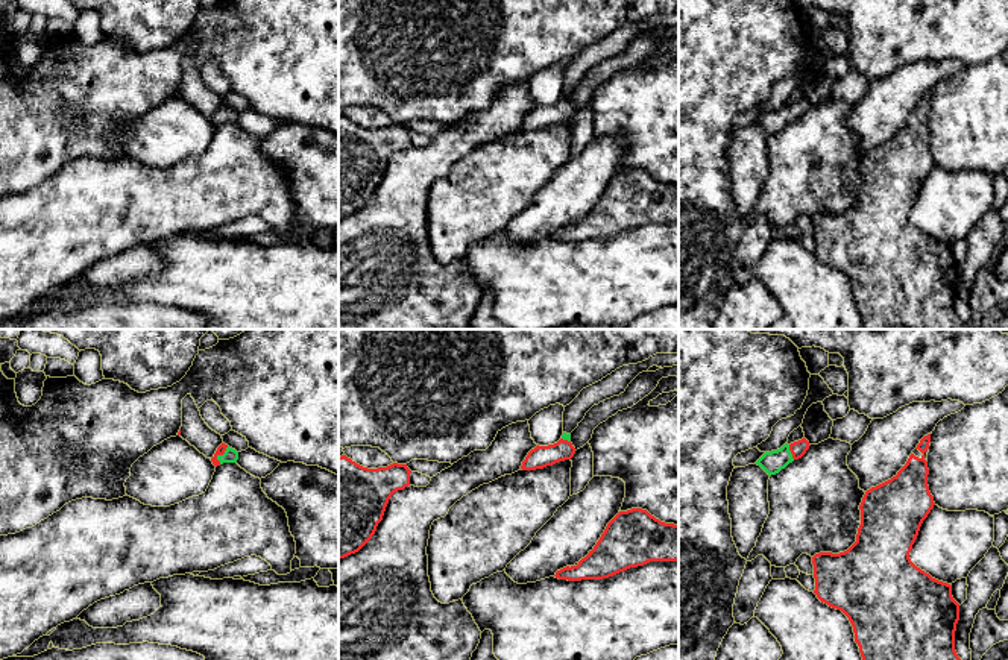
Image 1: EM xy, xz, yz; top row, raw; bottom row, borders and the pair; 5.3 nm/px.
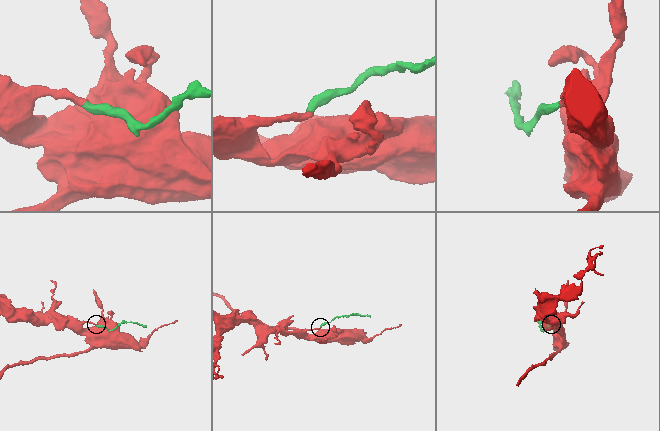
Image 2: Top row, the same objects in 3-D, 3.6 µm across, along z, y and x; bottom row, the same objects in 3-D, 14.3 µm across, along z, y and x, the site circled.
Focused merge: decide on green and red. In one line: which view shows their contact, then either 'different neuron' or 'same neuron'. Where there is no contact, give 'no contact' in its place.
contact in xy; same neuron

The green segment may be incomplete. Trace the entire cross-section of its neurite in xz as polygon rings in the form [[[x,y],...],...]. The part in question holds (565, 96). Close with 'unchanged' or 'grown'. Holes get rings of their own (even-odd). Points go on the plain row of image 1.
[[[563,93],[562,99],[548,106],[536,106],[528,112],[525,120],[522,121],[522,130],[536,130],[543,129],[547,126],[553,126],[559,121],[571,120],[575,114],[575,108],[572,106],[571,94]]]; grown

